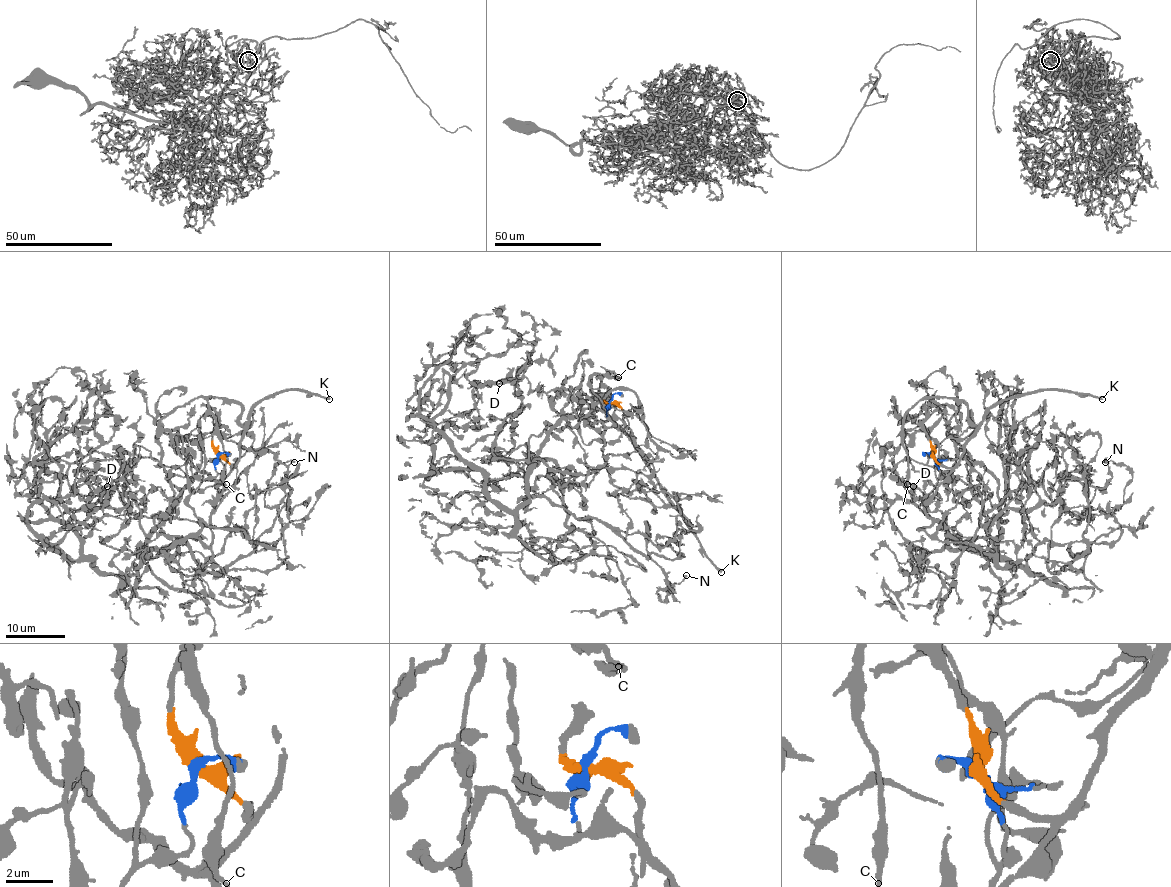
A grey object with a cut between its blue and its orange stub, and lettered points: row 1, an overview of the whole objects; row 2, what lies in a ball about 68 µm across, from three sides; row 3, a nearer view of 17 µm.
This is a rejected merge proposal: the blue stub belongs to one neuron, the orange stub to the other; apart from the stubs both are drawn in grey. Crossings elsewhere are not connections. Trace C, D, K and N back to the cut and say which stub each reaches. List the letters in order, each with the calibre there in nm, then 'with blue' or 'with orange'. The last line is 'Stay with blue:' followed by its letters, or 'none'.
C: 220 nm thick; with orange
D: 280 nm thick; with blue
K: 320 nm thick; with orange
N: 180 nm thick; with blue
Stay with blue: D, N

